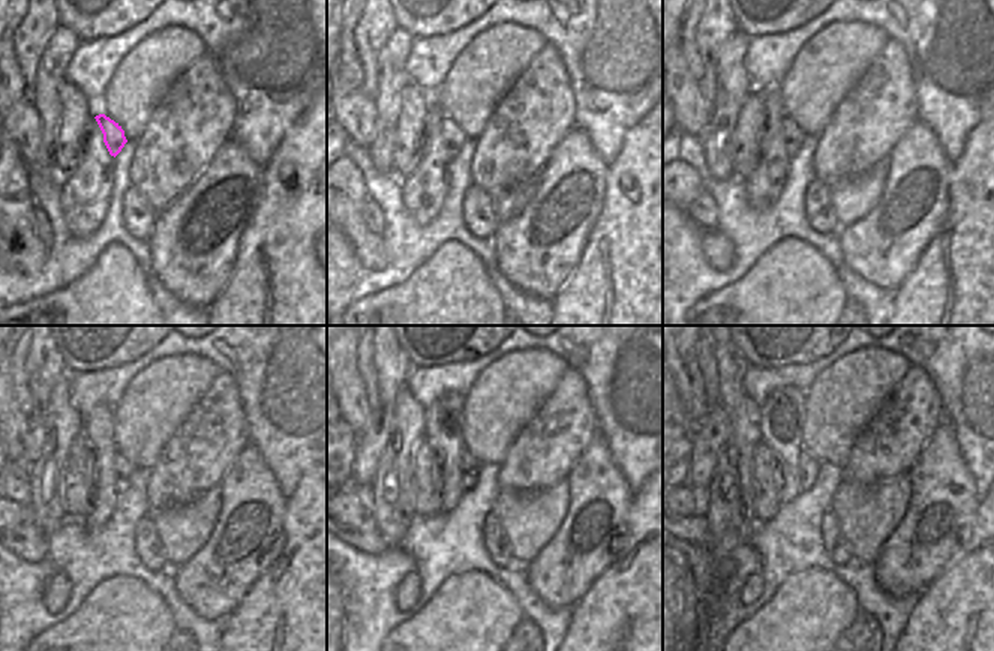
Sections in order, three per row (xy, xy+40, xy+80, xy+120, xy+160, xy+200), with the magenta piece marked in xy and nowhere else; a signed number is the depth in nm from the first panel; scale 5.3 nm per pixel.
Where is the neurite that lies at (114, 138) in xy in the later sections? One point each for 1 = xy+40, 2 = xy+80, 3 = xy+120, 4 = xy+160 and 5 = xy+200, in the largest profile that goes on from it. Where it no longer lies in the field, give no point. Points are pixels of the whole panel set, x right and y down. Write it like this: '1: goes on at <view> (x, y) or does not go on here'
1: goes on at xy+40 (453, 135)
2: goes on at xy+80 (792, 135)
3: goes on at xy+120 (123, 470)
4: goes on at xy+160 (470, 467)
5: goes on at xy+200 (808, 465)

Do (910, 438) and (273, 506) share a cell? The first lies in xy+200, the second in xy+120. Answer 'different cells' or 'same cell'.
different cells

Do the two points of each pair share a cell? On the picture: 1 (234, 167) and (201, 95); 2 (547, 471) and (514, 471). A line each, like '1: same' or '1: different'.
1: different
2: same

